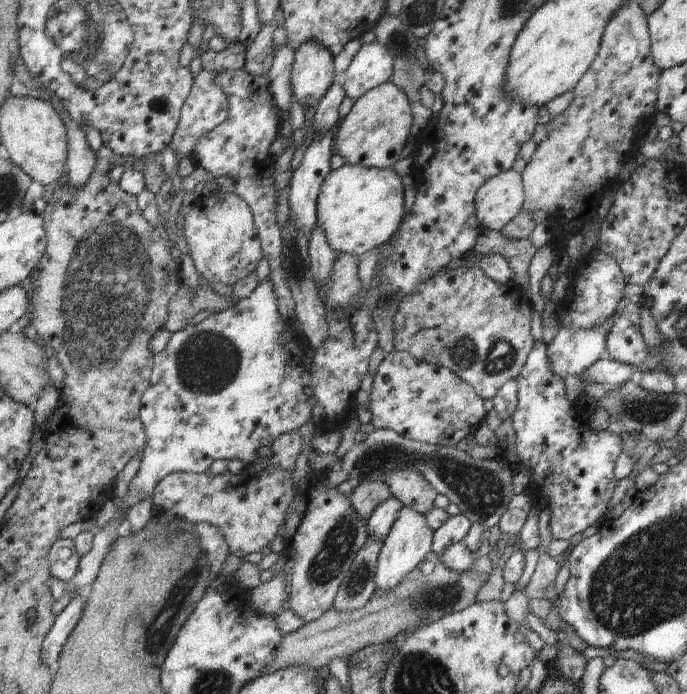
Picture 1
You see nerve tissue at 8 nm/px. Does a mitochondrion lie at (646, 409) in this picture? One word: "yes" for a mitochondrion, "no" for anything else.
yes

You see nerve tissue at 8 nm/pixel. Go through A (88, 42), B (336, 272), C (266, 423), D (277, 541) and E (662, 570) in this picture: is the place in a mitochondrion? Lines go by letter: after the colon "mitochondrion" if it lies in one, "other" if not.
A: mitochondrion
B: other
C: other
D: other
E: mitochondrion

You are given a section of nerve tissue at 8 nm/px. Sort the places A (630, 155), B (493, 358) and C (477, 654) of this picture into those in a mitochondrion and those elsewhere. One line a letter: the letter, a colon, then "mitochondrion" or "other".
A: other
B: mitochondrion
C: other

